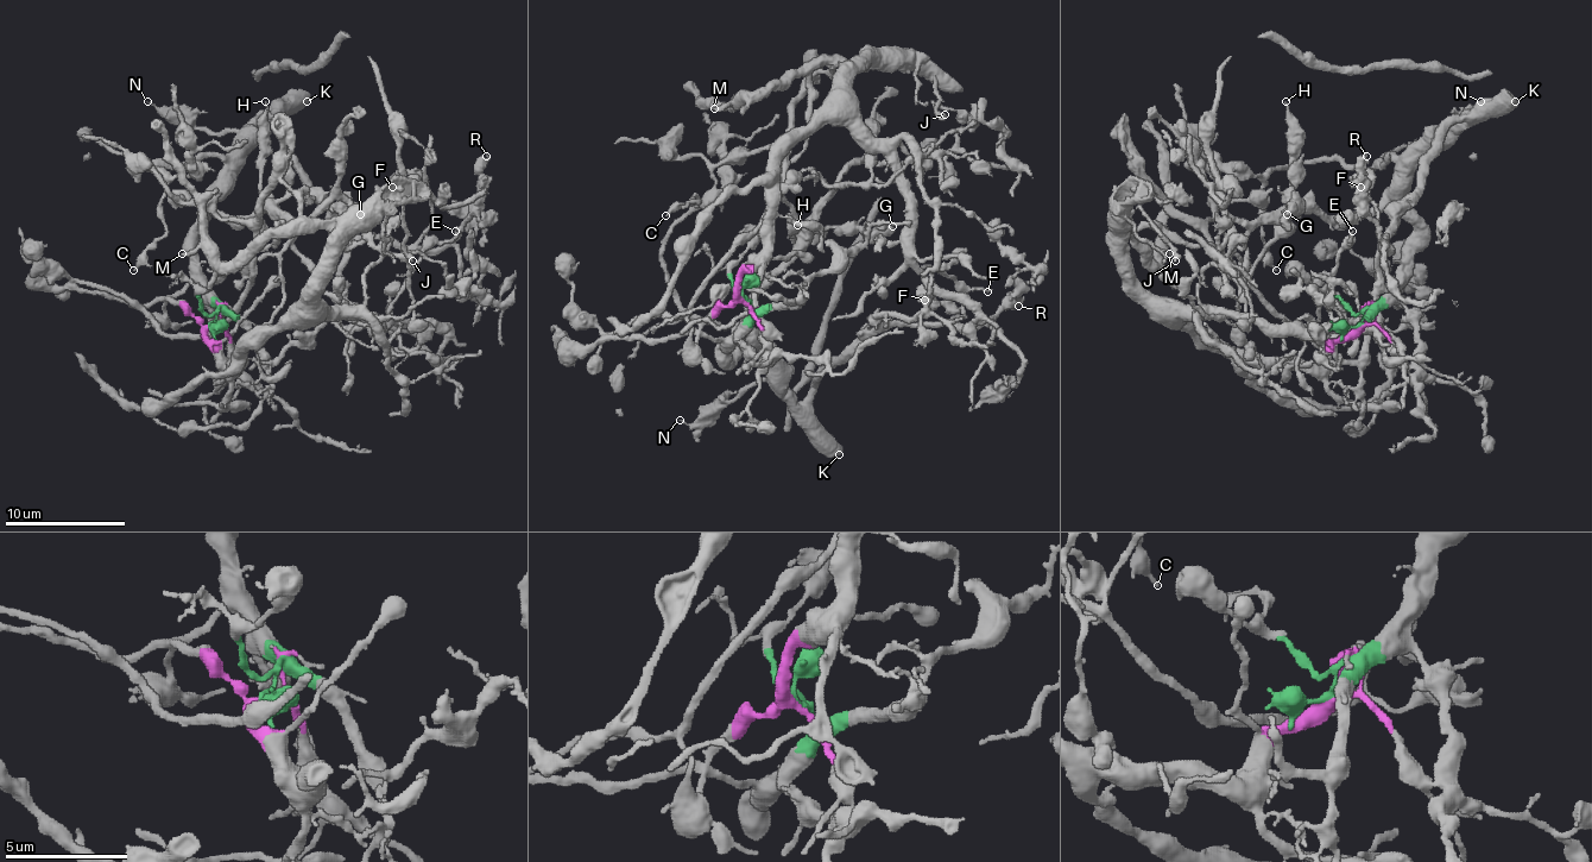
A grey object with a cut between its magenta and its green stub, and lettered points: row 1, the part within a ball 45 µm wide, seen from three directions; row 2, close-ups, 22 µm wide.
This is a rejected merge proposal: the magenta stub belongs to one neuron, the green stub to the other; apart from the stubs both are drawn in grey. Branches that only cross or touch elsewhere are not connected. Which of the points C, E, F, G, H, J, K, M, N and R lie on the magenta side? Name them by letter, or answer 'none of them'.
E, J, M

